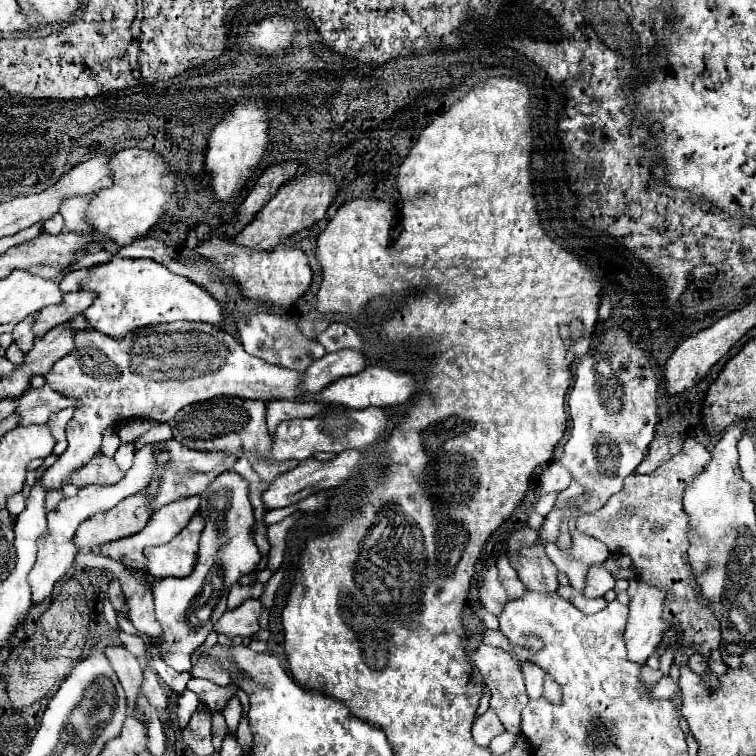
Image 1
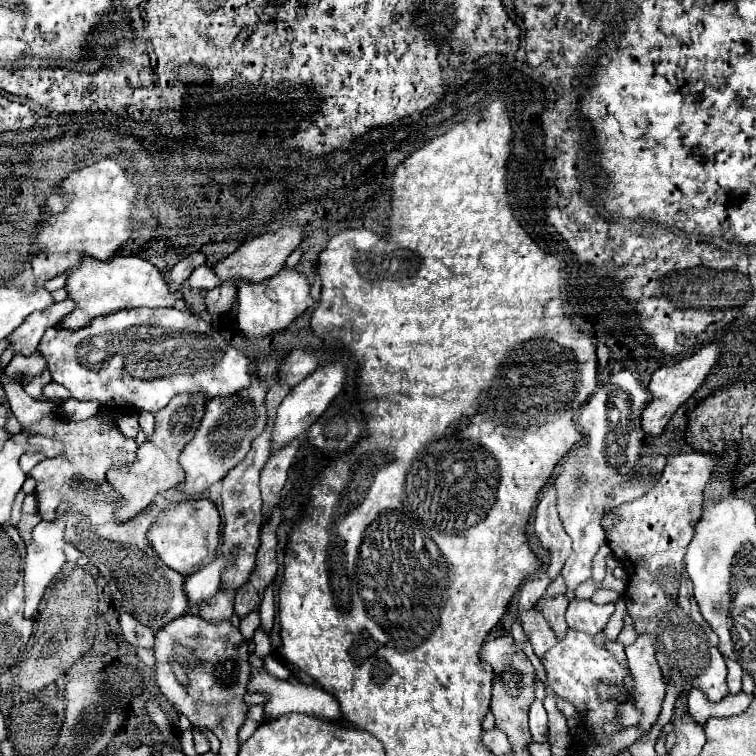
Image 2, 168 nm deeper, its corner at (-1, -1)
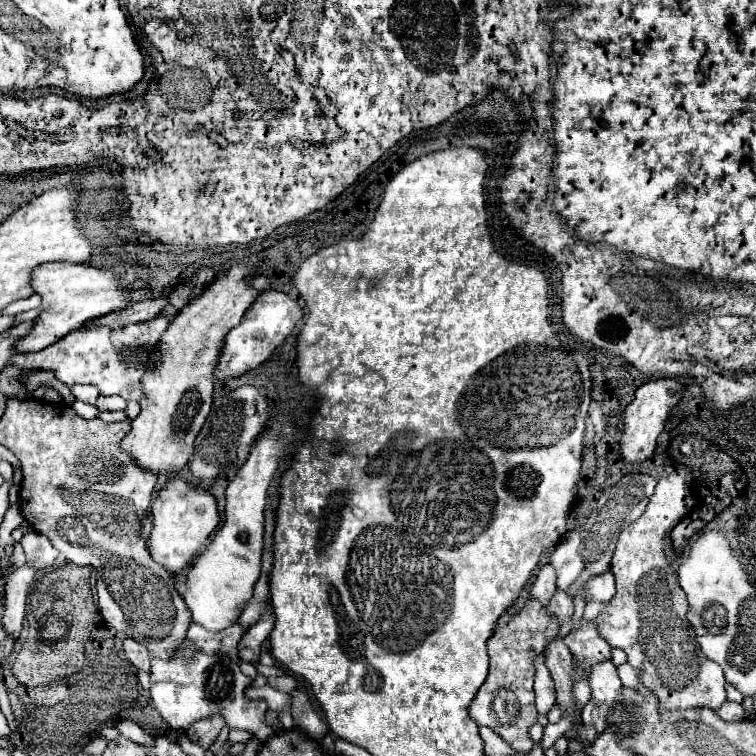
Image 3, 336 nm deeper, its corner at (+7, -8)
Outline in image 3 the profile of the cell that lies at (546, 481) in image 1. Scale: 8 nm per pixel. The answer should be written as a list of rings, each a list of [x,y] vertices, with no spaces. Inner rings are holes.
[[[545,565],[539,569],[535,583],[531,585],[531,597],[539,599],[541,603],[549,603],[551,595],[557,589],[557,571],[553,565]]]

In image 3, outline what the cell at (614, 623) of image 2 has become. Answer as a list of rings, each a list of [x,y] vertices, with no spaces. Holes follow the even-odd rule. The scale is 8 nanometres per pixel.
[[[601,661],[591,667],[589,673],[591,699],[581,711],[581,721],[585,725],[593,725],[599,733],[607,729],[607,719],[613,707],[617,707],[621,699],[621,681],[617,669],[611,661]]]

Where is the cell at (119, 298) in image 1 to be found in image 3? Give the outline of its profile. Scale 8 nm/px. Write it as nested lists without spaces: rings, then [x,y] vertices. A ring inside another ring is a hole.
[[[43,263],[35,267],[31,277],[31,287],[35,293],[41,295],[43,313],[35,319],[35,327],[31,329],[31,335],[19,343],[19,351],[41,351],[43,347],[53,345],[55,341],[63,339],[67,333],[83,327],[87,321],[93,321],[97,317],[121,311],[131,305],[129,293],[119,285],[117,277],[109,269],[83,265],[83,263]]]

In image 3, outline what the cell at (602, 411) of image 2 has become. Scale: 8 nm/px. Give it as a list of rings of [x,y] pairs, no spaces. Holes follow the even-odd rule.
[[[557,589],[549,601],[549,607],[551,607],[551,613],[555,613],[559,621],[563,621],[565,617],[573,615],[573,597],[567,591]]]

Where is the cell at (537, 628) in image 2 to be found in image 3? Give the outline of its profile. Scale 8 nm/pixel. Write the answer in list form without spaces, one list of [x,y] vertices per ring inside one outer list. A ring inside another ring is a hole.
[[[543,655],[535,657],[535,695],[537,695],[537,711],[547,715],[547,711],[555,703],[555,683],[545,667]]]

